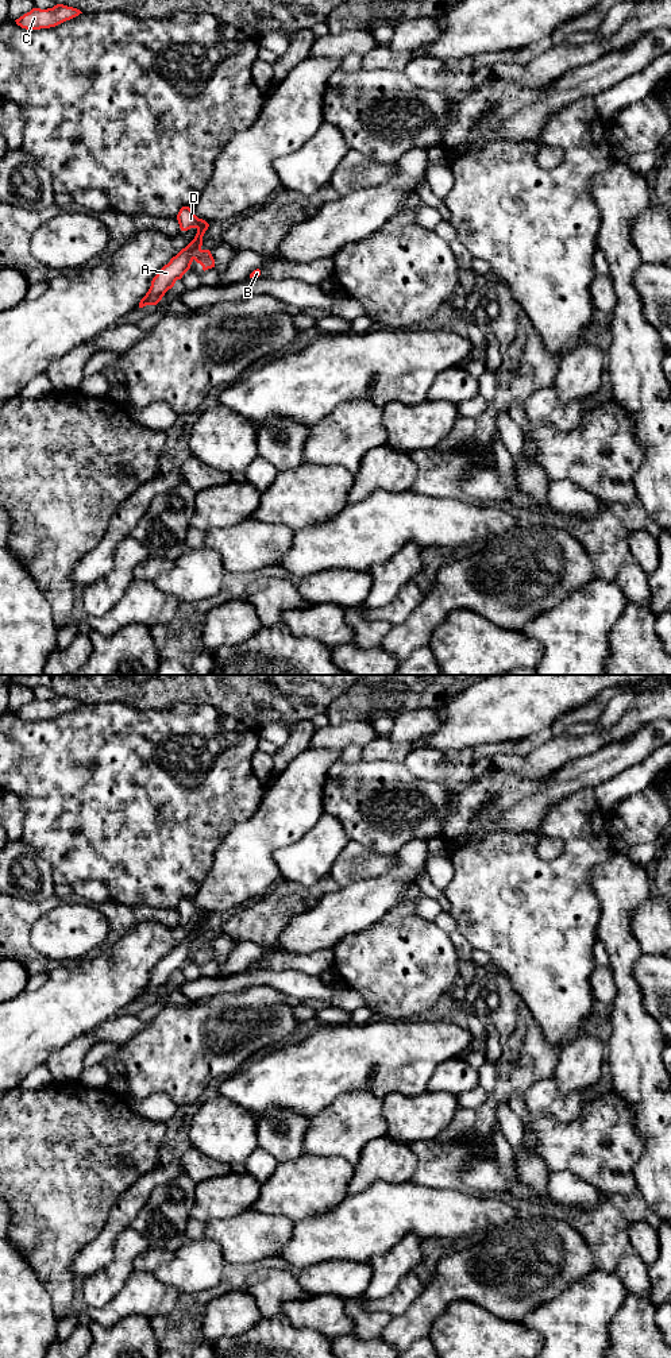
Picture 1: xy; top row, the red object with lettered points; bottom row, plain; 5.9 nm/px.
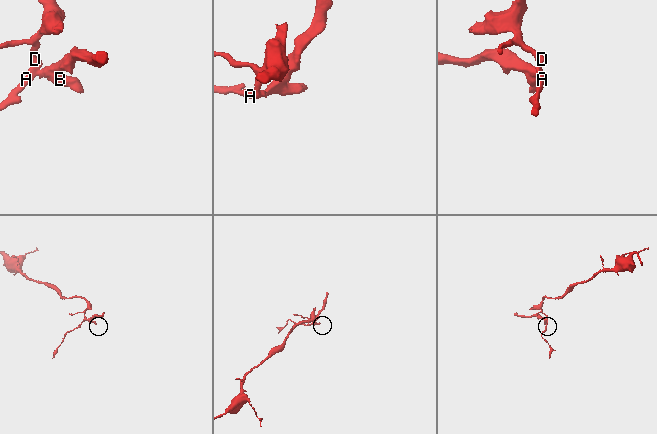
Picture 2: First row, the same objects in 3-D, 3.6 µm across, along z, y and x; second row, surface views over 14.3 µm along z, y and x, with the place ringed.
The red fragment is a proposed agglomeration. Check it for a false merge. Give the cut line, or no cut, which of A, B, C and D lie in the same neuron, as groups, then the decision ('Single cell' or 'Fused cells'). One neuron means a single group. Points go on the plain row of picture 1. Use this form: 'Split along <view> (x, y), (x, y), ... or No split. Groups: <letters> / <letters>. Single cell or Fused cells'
Split along xy (200, 940), (192, 949). Groups: A C D / B. Fused cells

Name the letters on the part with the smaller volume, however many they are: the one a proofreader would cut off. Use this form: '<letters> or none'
B

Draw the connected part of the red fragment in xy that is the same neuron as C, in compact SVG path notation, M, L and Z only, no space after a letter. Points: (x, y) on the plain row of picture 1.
M57 695L53 699L41 701L32 699L30 703L24 705L16 710L16 715L26 721L41 721L55 718L66 711L70 711L82 705L80 701L68 698L63 695Z

